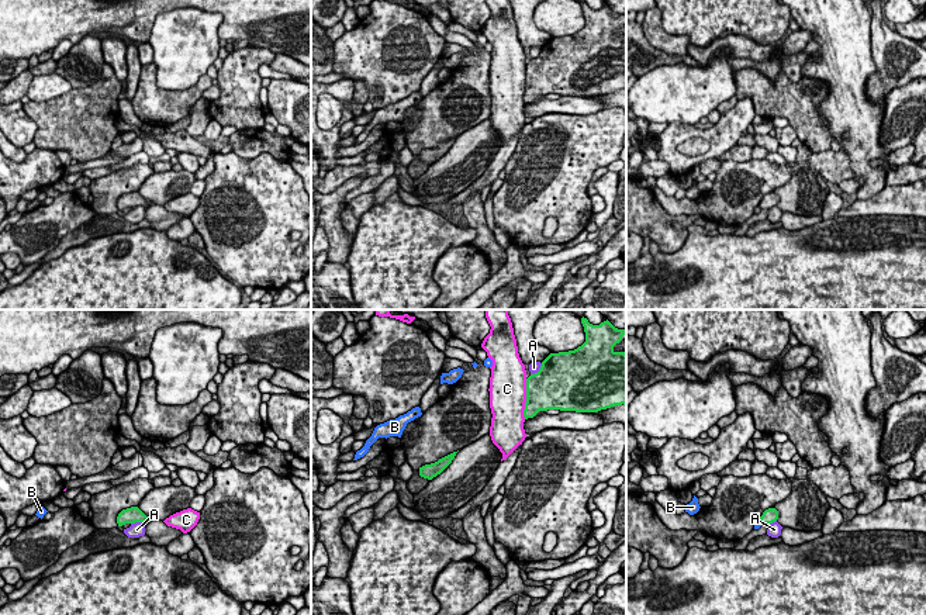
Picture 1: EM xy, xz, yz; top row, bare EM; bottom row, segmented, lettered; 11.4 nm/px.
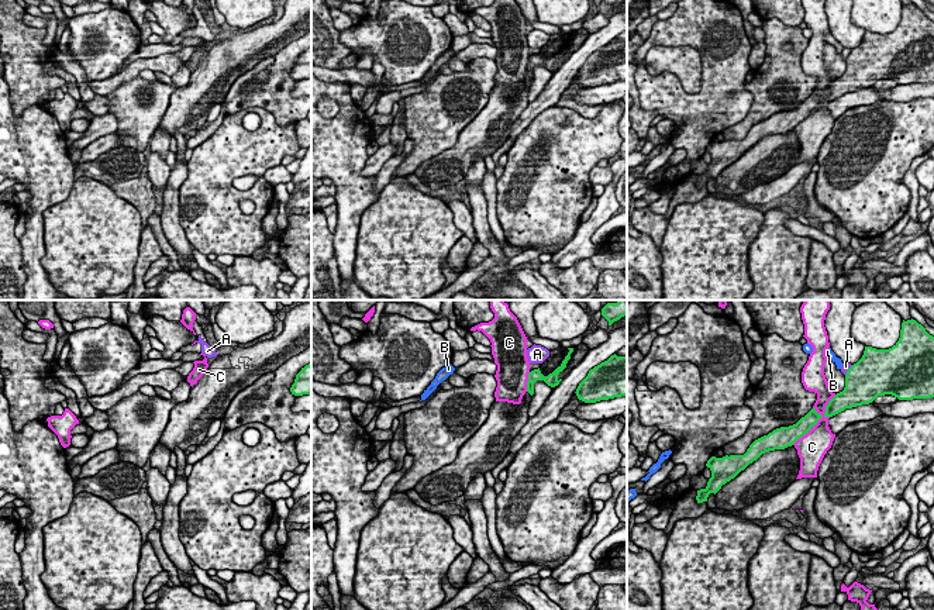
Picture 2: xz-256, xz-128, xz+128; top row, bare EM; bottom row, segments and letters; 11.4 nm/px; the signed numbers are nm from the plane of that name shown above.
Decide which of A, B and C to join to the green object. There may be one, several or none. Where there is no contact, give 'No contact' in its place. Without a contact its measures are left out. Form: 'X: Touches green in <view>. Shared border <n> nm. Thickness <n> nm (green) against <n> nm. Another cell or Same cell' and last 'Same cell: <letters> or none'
A: Touches green in xz. Shared border 200 nm. Thickness 500 nm (green) against 130 nm. Another cell
B: Touches green in yz. Shared border 60 nm. Thickness 170 nm (green) against 70 nm. Another cell
C: Touches green in xz. Shared border 460 nm. Thickness 440 nm (green) against 420 nm. Another cell
Same cell: none

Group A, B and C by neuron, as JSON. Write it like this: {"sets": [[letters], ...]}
{"sets": [["A"], ["B"], ["C"]]}

